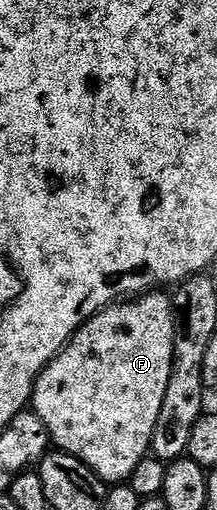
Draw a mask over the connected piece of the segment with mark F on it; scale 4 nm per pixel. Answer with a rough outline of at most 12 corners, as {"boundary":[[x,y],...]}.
{"boundary":[[148,292],[94,314],[30,409],[108,484],[152,449],[175,309]]}

